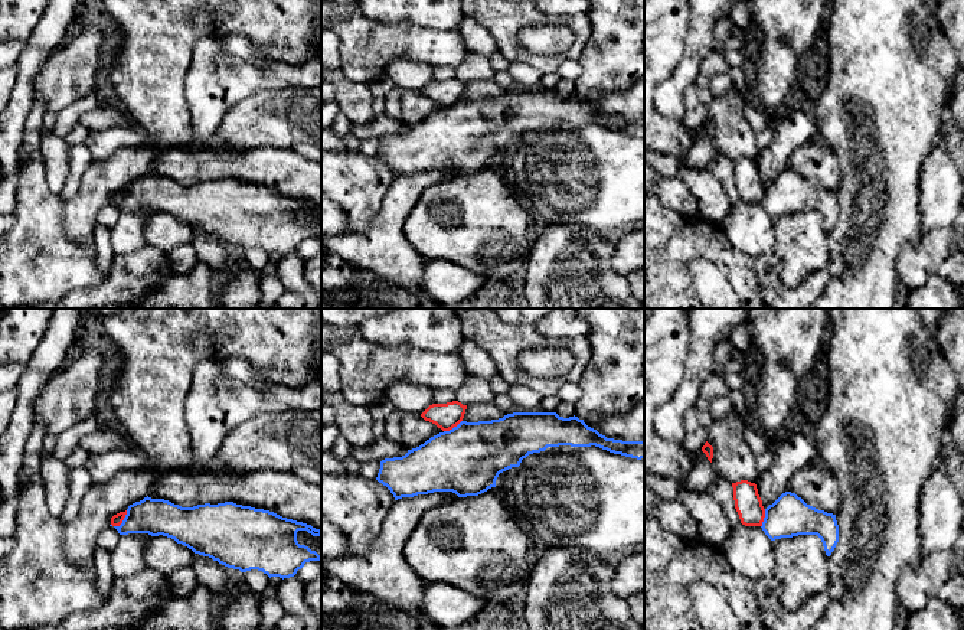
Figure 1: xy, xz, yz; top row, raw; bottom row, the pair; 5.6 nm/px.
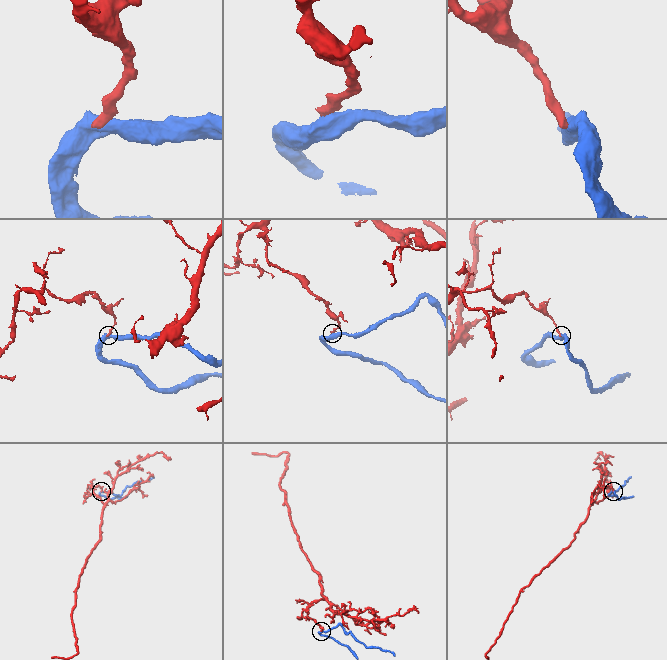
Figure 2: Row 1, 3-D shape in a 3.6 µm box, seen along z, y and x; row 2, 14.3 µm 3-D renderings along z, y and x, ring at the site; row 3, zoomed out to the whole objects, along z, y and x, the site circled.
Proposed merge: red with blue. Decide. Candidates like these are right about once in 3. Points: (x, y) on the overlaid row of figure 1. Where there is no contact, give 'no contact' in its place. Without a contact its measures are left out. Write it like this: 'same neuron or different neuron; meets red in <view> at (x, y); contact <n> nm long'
different neuron; meets red in xy at (121, 522); contact 130 nm long

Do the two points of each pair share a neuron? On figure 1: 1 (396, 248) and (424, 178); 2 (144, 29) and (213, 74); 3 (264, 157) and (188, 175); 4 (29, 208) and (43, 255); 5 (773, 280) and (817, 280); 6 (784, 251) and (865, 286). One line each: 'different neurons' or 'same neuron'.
1: same neuron
2: different neurons
3: same neuron
4: same neuron
5: same neuron
6: different neurons

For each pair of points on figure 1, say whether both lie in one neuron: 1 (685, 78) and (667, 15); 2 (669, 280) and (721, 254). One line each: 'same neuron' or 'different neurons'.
1: different neurons
2: same neuron

